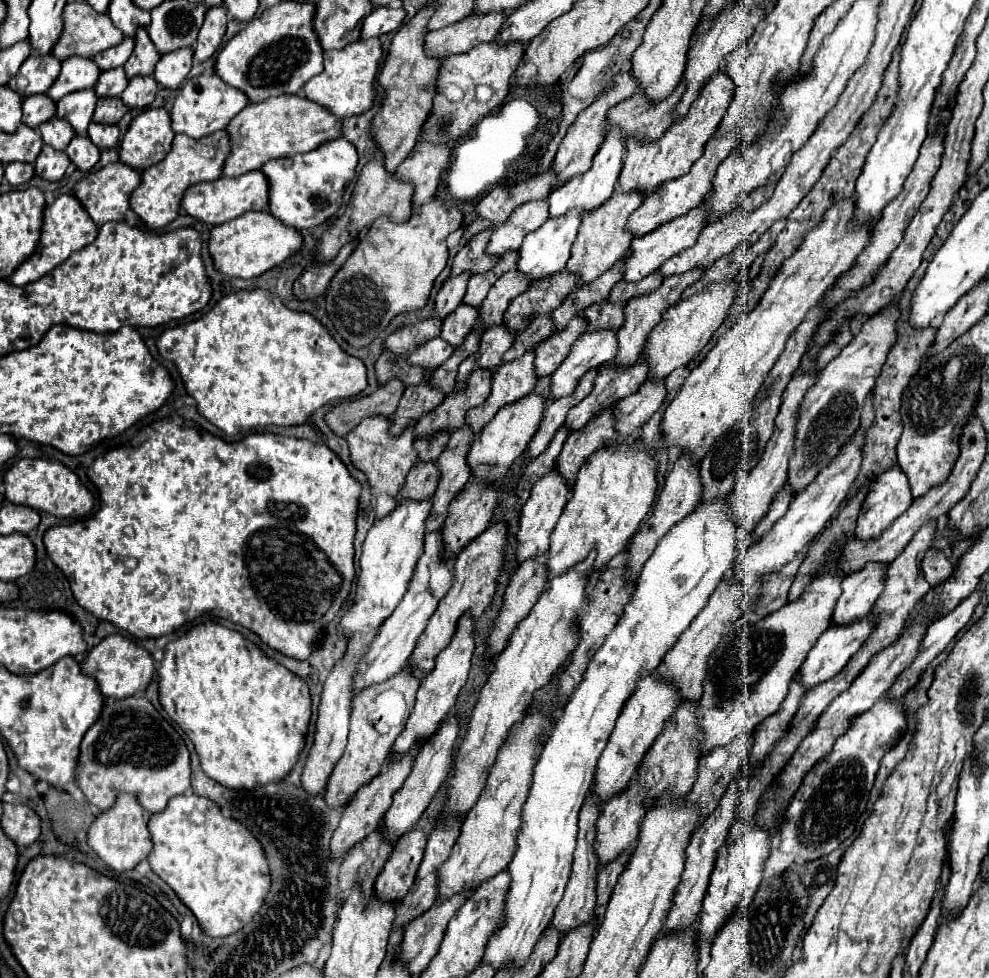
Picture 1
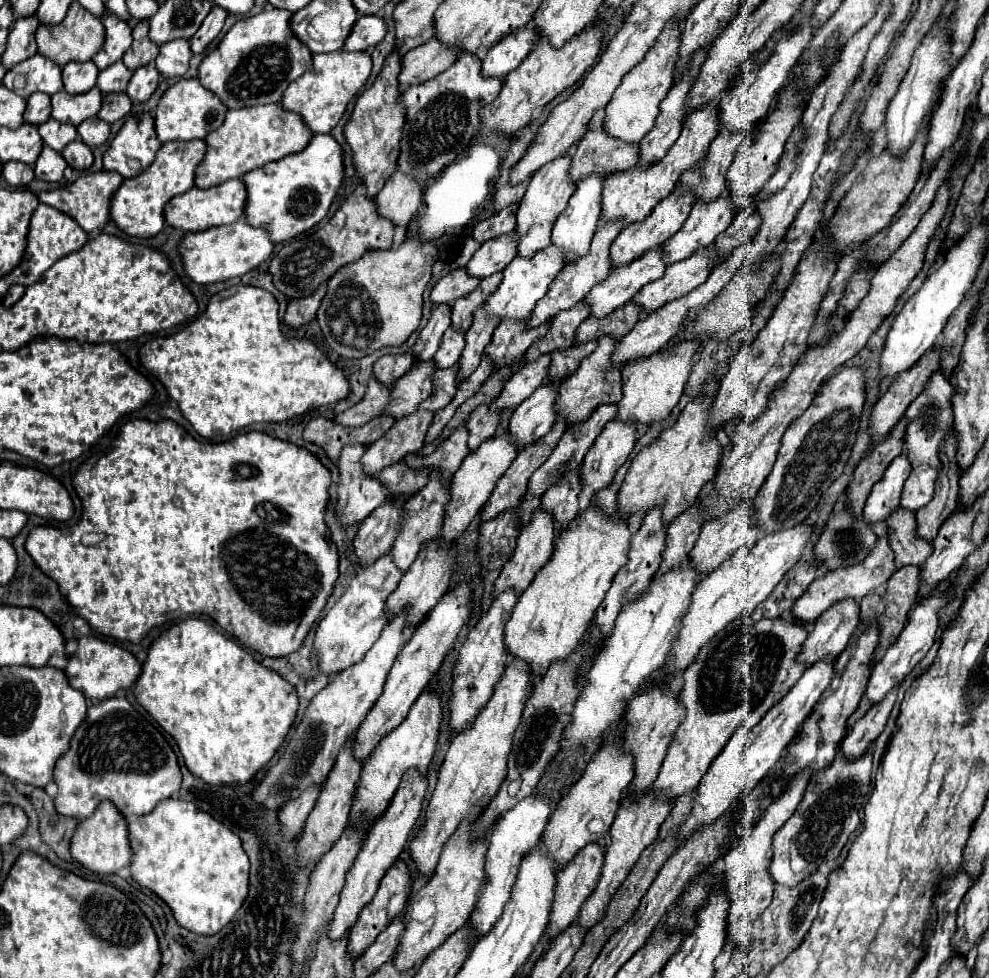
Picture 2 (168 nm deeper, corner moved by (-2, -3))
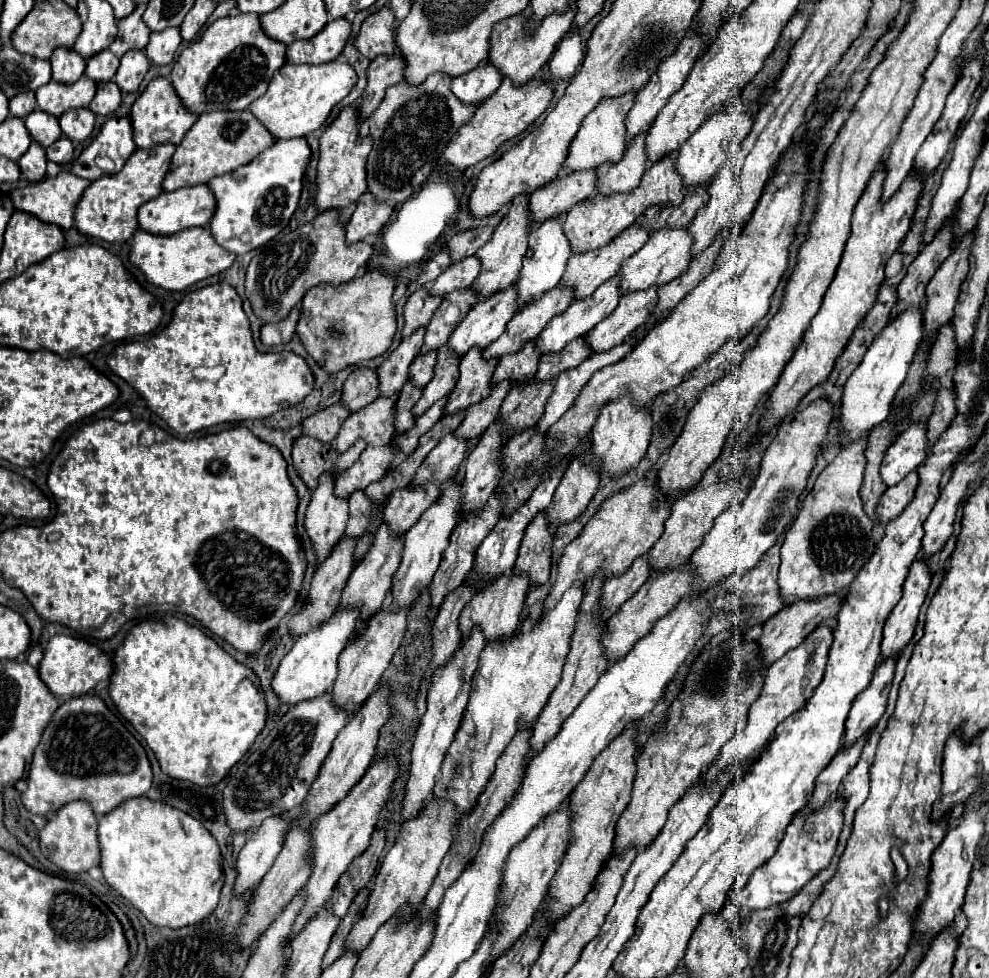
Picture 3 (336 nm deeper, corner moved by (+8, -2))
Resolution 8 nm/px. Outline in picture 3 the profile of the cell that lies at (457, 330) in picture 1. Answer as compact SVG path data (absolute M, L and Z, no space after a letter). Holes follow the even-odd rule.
M429 351L425 355L415 357L411 363L411 369L409 369L409 381L419 389L425 387L433 377L435 361L437 361L437 351Z

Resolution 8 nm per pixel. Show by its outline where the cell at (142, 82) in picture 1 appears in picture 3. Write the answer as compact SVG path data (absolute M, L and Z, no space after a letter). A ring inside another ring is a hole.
M137 49L133 53L125 53L125 57L121 57L121 65L117 69L117 75L115 75L115 83L131 93L131 91L137 91L145 73L149 71L149 59L147 55L141 51L137 53Z

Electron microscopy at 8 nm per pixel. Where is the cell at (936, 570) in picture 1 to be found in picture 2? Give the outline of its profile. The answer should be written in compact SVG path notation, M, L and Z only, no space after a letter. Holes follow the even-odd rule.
M897 508L887 518L887 526L897 568L903 564L921 566L931 556L931 544L915 536L915 512Z

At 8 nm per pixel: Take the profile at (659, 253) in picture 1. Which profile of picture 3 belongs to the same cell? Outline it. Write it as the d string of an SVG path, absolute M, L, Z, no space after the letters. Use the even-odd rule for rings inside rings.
M611 277L609 281L605 281L595 293L593 293L593 299L583 299L583 301L573 301L561 315L553 317L553 321L549 321L549 325L539 333L539 337L535 339L535 347L541 355L545 353L559 353L565 349L565 345L573 339L579 339L583 337L585 333L589 333L589 329L593 329L601 319L605 319L607 315L613 313L613 309L617 307L617 301L619 301L619 277Z

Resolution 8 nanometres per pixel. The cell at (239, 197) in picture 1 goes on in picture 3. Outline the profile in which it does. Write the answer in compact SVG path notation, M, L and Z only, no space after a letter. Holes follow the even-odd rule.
M195 185L195 187L181 187L173 193L161 193L153 201L147 201L137 211L137 223L139 229L153 233L153 235L171 235L189 227L205 227L215 211L215 199L207 185Z

